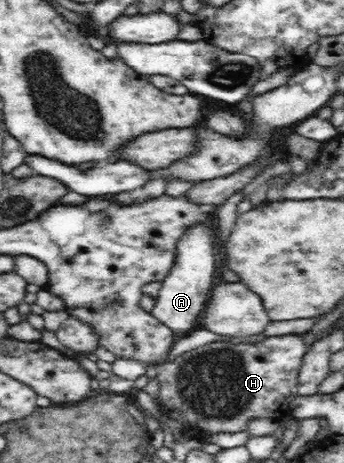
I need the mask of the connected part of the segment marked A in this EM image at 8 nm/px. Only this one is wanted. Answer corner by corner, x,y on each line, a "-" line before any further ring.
194,228
179,242
177,264
172,269
155,299
152,315
170,328
176,339
189,336
191,332
199,328
199,322
204,316
206,305
210,301
210,291
214,272
216,271
214,261
214,247
217,235
211,230

